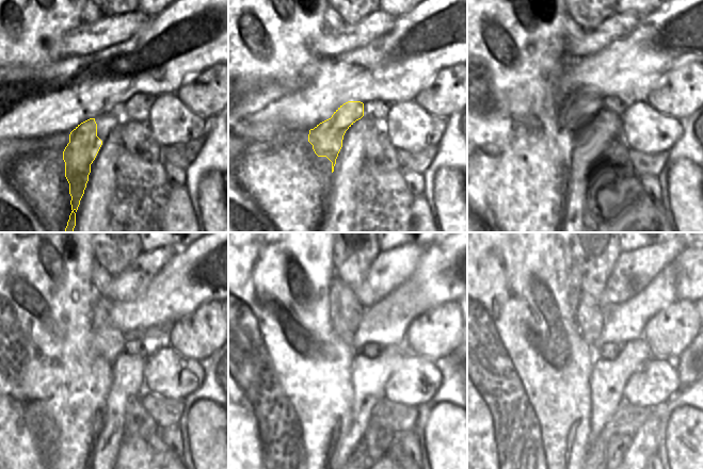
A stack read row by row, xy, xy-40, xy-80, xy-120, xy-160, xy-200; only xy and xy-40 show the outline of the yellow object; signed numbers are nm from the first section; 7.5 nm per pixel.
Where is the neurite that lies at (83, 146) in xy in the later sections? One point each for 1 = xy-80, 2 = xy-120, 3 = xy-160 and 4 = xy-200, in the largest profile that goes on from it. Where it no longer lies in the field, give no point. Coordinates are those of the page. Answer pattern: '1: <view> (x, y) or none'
1: xy-80 (582, 110)
2: xy-120 (109, 342)
3: xy-160 (336, 285)
4: xy-200 (574, 291)

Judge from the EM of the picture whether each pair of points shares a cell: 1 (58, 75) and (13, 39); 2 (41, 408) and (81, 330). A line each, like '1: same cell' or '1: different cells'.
1: different cells
2: same cell

